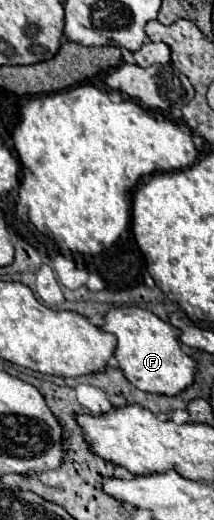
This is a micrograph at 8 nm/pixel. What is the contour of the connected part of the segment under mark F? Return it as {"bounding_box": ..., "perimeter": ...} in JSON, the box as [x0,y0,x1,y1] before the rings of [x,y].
{"bounding_box":[102,307,196,395],"perimeter":[[[116,307],[106,313],[106,323],[102,331],[116,335],[118,345],[114,357],[120,363],[126,379],[146,393],[160,393],[160,395],[178,395],[188,385],[192,385],[196,375],[196,361],[186,355],[180,347],[180,331],[156,317],[152,311],[140,307]]]}

